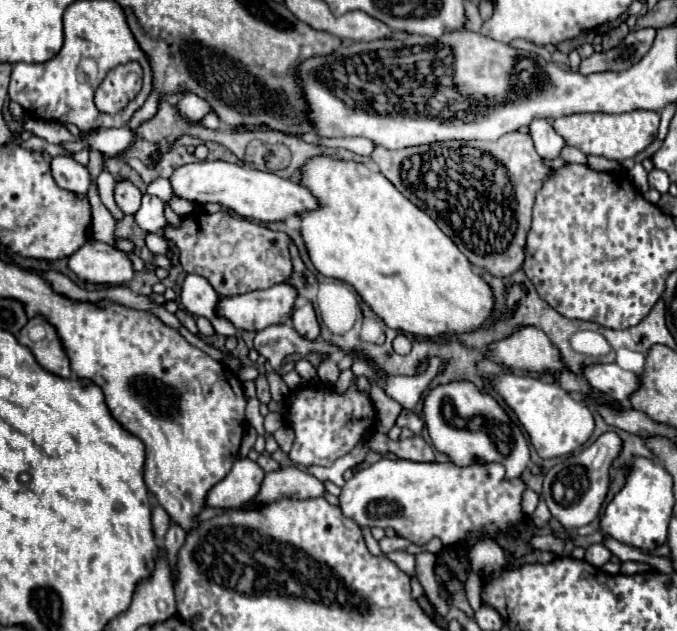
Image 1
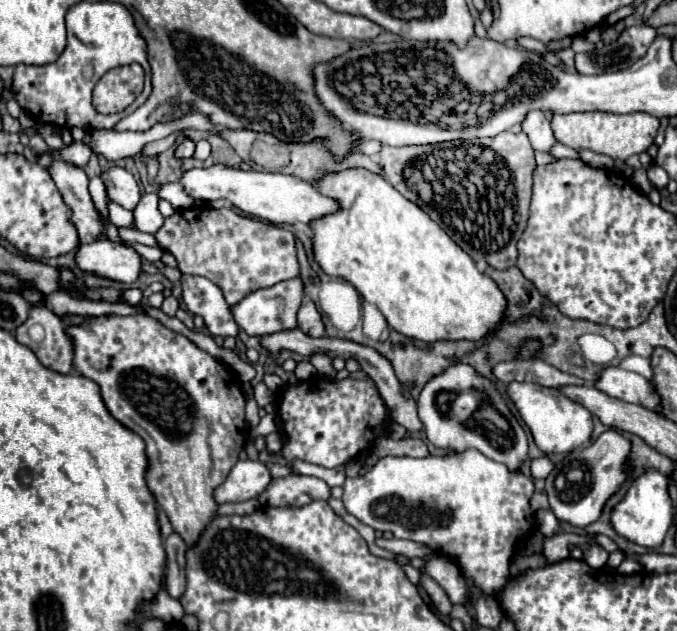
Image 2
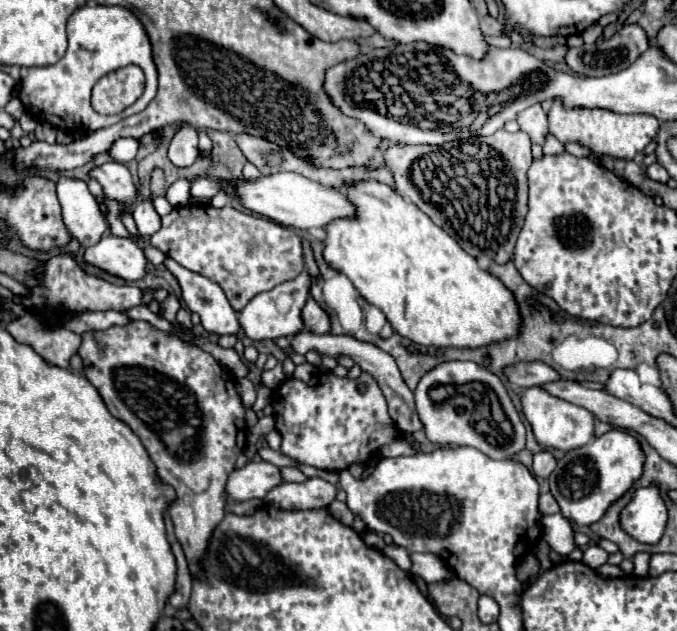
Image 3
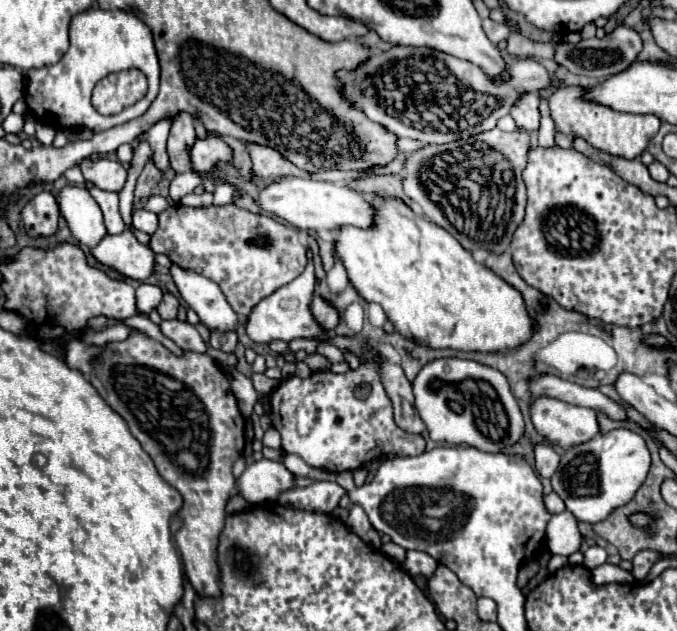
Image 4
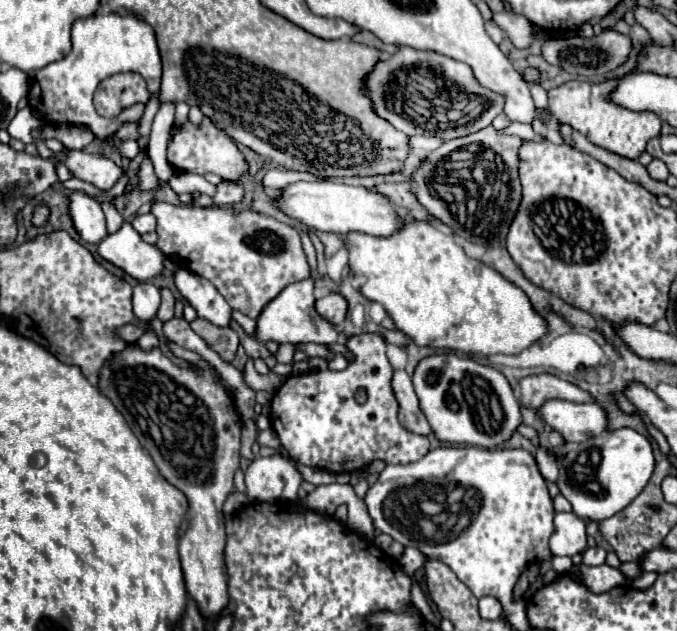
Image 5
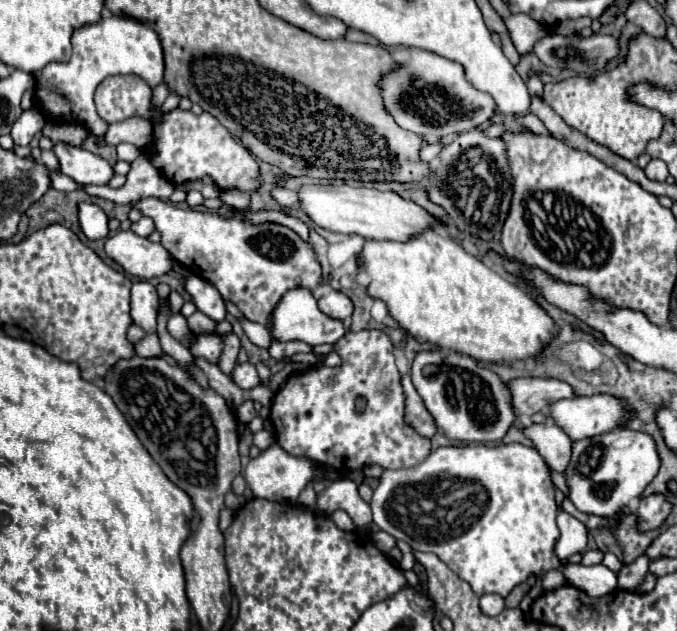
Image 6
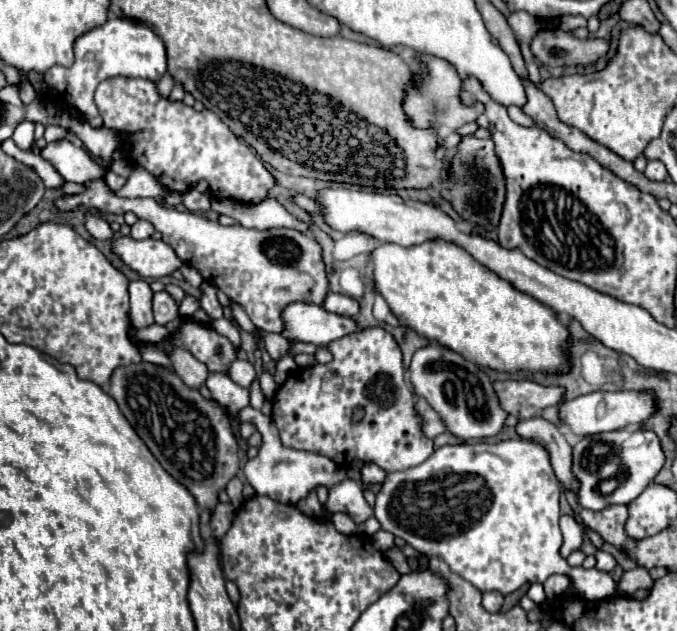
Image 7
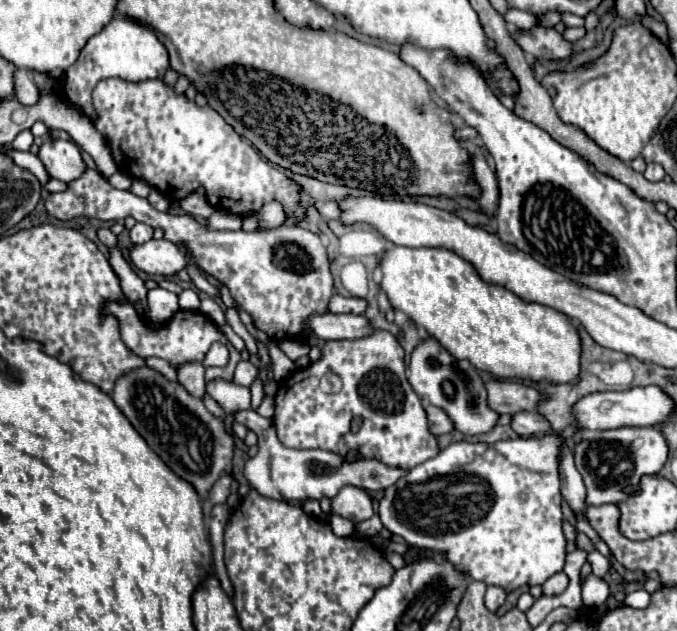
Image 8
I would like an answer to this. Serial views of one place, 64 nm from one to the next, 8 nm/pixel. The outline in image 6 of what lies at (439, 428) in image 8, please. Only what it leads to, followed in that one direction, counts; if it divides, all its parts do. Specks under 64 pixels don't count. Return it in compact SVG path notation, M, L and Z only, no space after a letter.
M402 374L400 384L402 384L402 388L404 388L404 398L406 398L406 400L404 400L404 404L406 404L404 422L406 422L408 426L412 426L420 436L432 438L432 436L438 432L438 428L436 428L432 416L428 414L428 410L424 408L424 402L420 400L418 392L414 390L410 376L408 376L408 374Z

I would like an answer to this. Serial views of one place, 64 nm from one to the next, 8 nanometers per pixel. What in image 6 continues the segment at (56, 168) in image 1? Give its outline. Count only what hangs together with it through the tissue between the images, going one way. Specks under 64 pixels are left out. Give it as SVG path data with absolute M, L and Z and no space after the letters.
M80 202L78 204L78 222L89 240L99 240L109 233L108 216L104 210L94 202Z

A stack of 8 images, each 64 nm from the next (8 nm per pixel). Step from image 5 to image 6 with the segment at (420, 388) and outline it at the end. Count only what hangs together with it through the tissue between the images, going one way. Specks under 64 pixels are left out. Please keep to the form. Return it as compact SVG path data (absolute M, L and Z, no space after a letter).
M446 348L420 352L412 364L412 382L422 396L434 424L448 440L458 442L498 442L514 424L512 394L506 382L492 370L480 366L466 354Z

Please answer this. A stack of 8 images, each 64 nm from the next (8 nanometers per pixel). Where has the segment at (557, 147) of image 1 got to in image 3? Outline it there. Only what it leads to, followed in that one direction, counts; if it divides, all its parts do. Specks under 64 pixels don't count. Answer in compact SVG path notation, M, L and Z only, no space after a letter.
M540 104L524 110L518 116L518 124L520 124L520 130L524 130L534 144L544 146L546 136L548 136L548 120L546 120L546 112Z

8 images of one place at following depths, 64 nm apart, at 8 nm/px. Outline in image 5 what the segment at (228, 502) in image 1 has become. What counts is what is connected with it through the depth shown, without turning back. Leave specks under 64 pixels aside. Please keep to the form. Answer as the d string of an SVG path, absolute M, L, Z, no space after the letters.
M282 454L256 458L244 472L246 496L250 502L296 500L300 488L300 472Z

